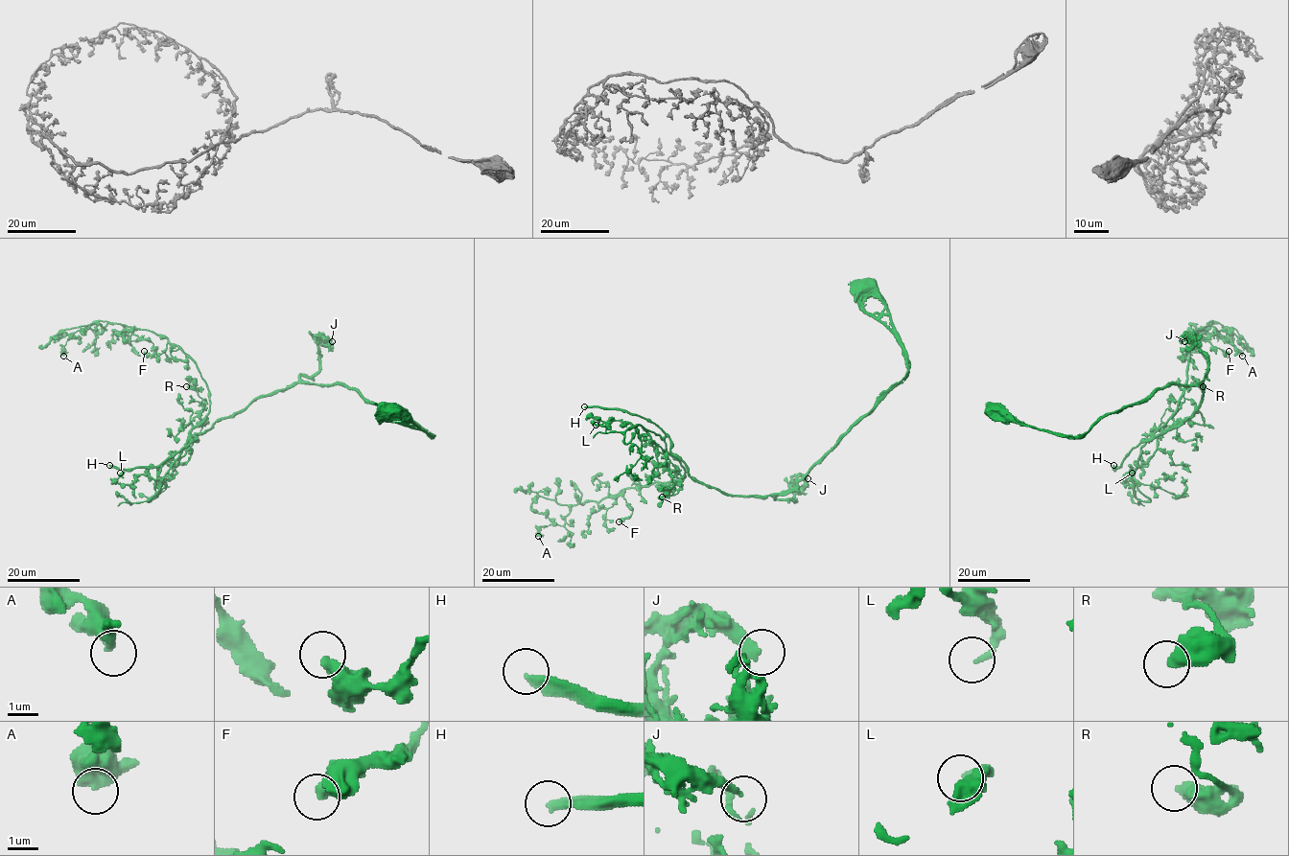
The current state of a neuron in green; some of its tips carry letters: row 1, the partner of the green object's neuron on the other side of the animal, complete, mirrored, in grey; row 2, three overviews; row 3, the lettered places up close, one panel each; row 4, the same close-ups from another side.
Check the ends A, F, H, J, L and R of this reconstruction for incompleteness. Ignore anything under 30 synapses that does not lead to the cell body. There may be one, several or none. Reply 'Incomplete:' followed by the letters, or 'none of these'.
Incomplete: H

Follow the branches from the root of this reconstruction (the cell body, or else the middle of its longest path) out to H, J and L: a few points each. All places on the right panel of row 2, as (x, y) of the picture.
H: (994, 411), (1082, 436), (1158, 389), (1202, 385), (1189, 417), (1113, 465)
J: (994, 411), (1082, 436), (1158, 389), (1200, 382), (1207, 358), (1184, 341)
L: (994, 411), (1082, 436), (1158, 389), (1200, 382), (1201, 404), (1143, 439), (1126, 484), (1132, 473)

